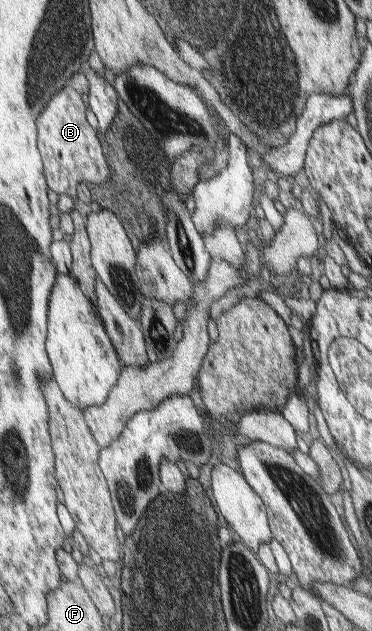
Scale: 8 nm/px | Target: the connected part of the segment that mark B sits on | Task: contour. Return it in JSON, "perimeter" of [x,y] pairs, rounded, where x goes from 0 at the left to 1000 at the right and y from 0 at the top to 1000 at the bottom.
{"perimeter":[[[177,133],[177,138],[134,158],[134,170],[124,170],[124,176],[113,177],[102,201],[105,233],[113,246],[121,246],[126,290],[153,309],[188,309],[196,315],[210,309],[215,290],[274,293],[280,287],[290,287],[296,268],[258,211],[263,203],[247,189],[234,155],[215,151],[188,133]]]}

